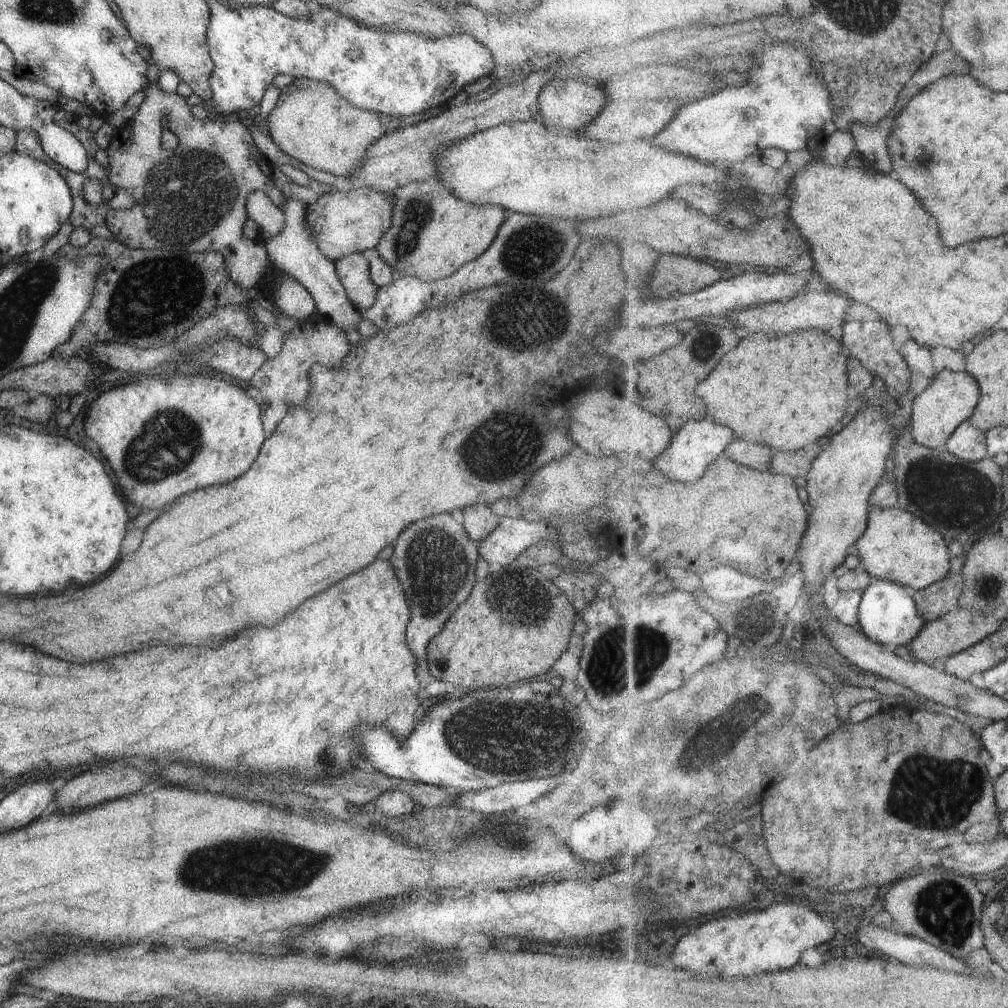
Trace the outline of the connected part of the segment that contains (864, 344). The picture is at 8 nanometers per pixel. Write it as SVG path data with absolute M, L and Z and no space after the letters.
M855 322L845 323L843 326L842 339L843 345L854 357L857 357L869 372L875 377L880 377L886 388L887 399L896 402L899 394L905 394L909 387L911 374L909 365L906 360L899 354L898 350L893 348L893 340L889 336L889 326L885 322Z

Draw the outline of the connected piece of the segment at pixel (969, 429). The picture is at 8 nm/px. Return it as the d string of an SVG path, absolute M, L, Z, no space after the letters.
M970 420L959 426L946 444L946 449L951 454L973 462L987 458L987 447L986 433L973 426Z

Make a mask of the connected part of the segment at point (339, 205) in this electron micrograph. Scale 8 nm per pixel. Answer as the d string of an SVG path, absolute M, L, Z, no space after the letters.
M367 187L347 192L332 190L306 205L304 215L319 252L337 265L350 254L367 254L373 250L380 236L391 226L391 207L392 192L387 190L377 192Z

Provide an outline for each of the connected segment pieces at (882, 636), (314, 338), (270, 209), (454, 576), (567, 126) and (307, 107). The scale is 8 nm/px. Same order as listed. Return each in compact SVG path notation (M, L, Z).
M877 581L864 590L860 604L859 624L864 634L873 642L881 644L904 644L917 638L927 621L919 614L913 591L891 581Z
M314 314L302 322L297 322L286 334L277 356L265 359L250 378L249 384L260 392L262 402L266 405L277 400L282 400L287 406L302 405L310 389L309 367L319 363L330 369L339 369L350 345L346 334L338 326L329 323L325 317Z
M251 191L245 202L246 216L253 219L261 232L260 241L274 237L284 225L284 214L265 191Z
M451 512L437 514L437 516L431 516L425 520L417 520L417 522L409 524L395 538L389 564L395 570L395 578L403 589L410 610L409 624L407 624L405 631L405 642L415 657L414 671L417 680L419 680L419 686L427 686L432 680L432 676L428 674L426 663L427 643L443 628L447 617L469 596L476 581L474 572L478 557L477 544L465 532L459 516Z
M557 77L547 81L541 88L537 97L538 112L536 118L542 123L551 123L558 126L562 133L578 131L603 108L608 98L602 91L600 84Z
M301 77L283 87L265 119L268 136L279 150L315 170L348 178L359 165L362 166L367 145L383 133L437 116L444 109L439 105L407 116L367 112L351 106L328 82Z

